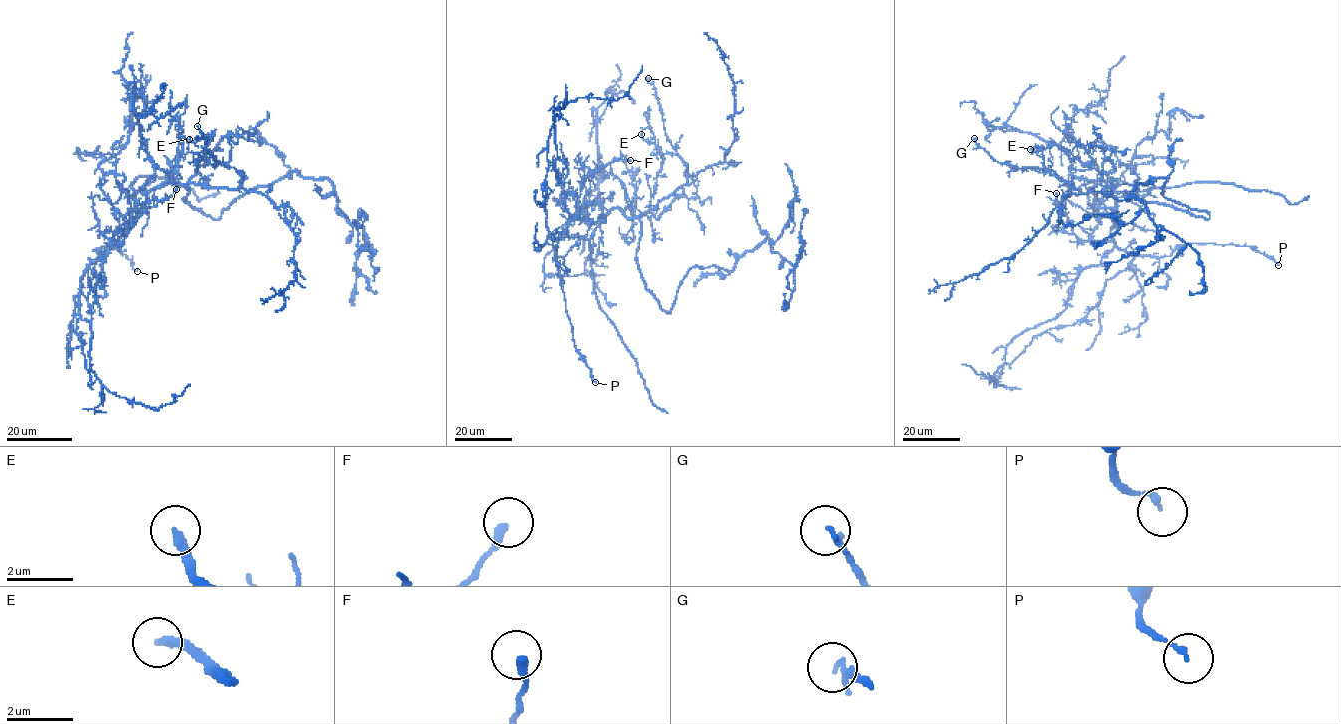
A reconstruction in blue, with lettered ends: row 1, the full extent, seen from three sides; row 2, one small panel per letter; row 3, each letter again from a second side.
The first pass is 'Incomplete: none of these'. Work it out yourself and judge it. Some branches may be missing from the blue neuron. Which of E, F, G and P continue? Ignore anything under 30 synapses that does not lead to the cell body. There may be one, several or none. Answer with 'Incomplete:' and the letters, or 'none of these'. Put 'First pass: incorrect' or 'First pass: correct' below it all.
Incomplete: none of these
First pass: correct

